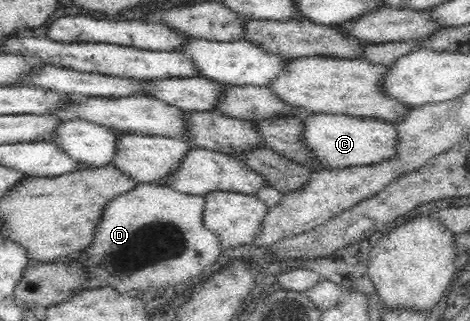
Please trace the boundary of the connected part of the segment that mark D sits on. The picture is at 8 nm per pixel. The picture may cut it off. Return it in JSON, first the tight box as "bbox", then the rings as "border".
{"bbox":[74,183,223,294],"border":[[[139,183],[131,192],[107,203],[91,247],[74,258],[80,258],[90,266],[92,279],[102,281],[103,285],[113,287],[120,293],[138,294],[186,284],[189,278],[204,273],[223,251],[218,236],[204,225],[205,203],[204,195],[182,193],[167,185]]]}

